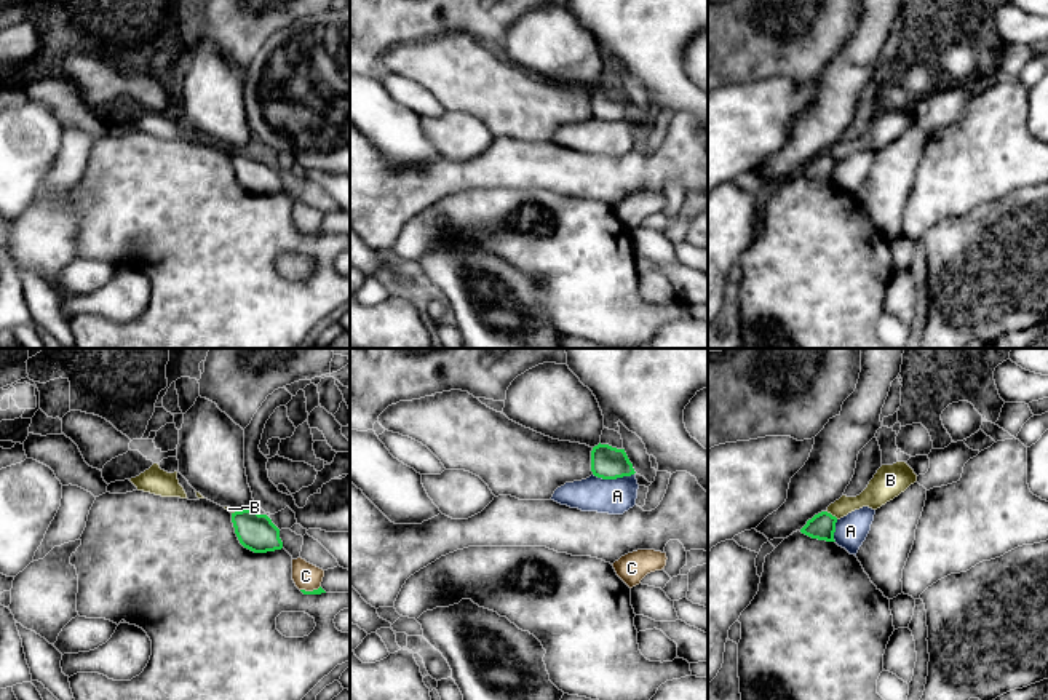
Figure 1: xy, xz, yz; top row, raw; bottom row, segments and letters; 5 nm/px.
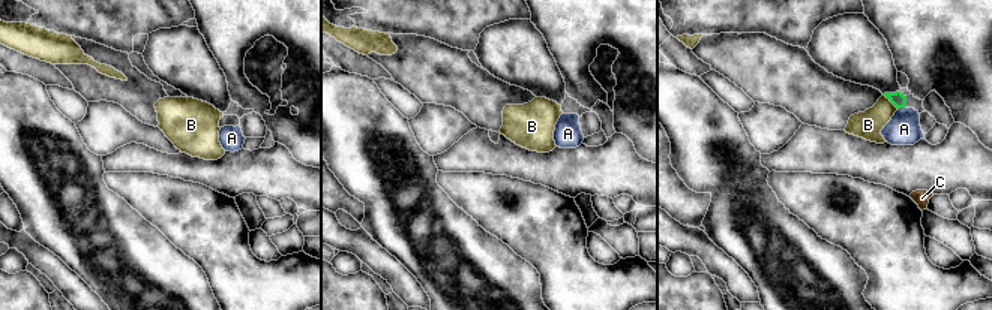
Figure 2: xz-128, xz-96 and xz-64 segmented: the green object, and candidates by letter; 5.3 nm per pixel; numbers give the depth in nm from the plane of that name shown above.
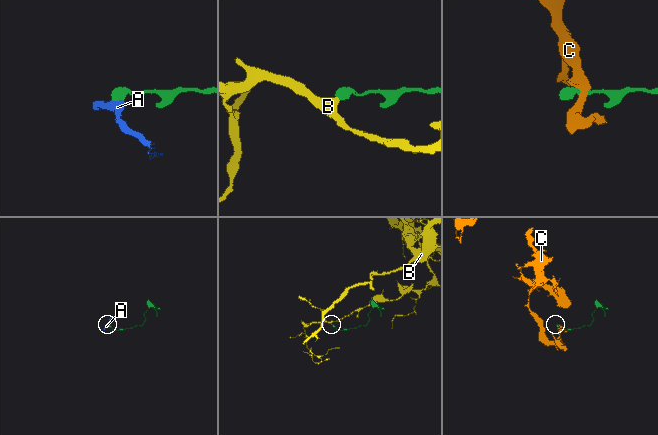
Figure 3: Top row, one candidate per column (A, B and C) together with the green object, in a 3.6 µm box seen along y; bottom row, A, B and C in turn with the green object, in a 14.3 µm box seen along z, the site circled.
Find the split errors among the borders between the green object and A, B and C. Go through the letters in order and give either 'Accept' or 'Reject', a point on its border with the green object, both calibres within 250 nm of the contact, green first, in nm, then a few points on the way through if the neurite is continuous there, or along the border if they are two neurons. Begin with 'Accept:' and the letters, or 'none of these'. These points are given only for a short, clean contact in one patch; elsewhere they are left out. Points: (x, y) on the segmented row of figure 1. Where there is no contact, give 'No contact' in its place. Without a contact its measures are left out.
Accept: none of these
A: Reject. Touches green at xz (614, 478). Thickness 170 nm (green) against 180 nm. Boundary: xz (593, 473), (603, 478), (633, 475)
B: Reject. Touches green at yz (831, 515). Thickness 140 nm (green) against 120 nm. Boundary: yz (826, 510), (837, 518)
C: Reject. Touches green at xy (310, 592). Thickness 40 nm (green) against 140 nm. Boundary: xy (320, 585), (312, 590), (301, 590)

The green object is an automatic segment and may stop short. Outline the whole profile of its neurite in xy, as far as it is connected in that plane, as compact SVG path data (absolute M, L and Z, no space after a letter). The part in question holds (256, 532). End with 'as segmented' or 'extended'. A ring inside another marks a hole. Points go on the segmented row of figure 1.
M241 510L232 513L232 523L235 534L244 548L254 553L267 553L283 548L280 529L267 515Z; as segmented

